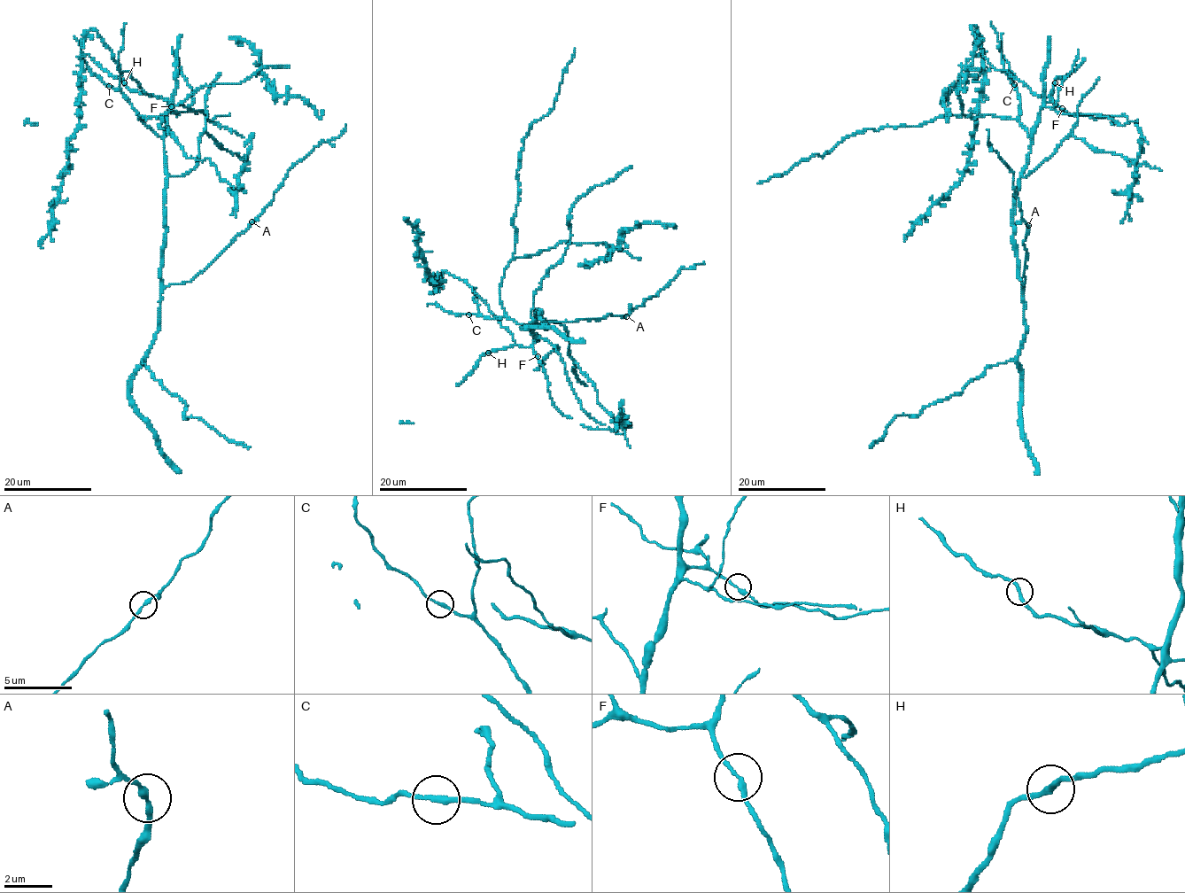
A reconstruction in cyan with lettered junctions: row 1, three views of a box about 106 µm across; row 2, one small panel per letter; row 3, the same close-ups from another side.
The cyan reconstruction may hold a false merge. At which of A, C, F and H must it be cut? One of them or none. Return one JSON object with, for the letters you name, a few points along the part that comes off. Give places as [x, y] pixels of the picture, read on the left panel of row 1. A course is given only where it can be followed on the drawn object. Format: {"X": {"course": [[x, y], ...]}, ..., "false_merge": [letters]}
{"false_merge": []}

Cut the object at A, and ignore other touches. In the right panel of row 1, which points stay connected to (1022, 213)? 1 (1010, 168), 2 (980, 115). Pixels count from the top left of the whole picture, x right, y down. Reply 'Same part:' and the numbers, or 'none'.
Same part: 1

